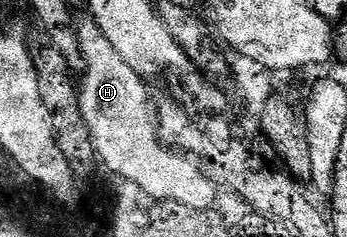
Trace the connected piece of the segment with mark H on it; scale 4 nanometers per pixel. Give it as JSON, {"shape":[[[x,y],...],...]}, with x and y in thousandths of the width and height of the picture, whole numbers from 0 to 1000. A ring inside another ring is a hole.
{"shape":[[[271,80],[228,84],[222,131],[228,143],[228,190],[239,232],[239,300],[222,367],[228,384],[228,430],[233,481],[242,485],[245,519],[265,570],[265,599],[274,616],[274,646],[282,658],[282,688],[303,700],[320,726],[334,726],[334,747],[369,759],[406,785],[447,852],[464,844],[507,844],[533,869],[559,878],[605,878],[622,852],[620,806],[625,781],[617,759],[597,747],[585,722],[576,679],[530,650],[516,633],[496,633],[458,582],[458,549],[447,519],[447,456],[435,405],[424,392],[427,342],[395,316],[383,278],[372,278],[326,211],[314,160],[291,143],[291,127],[274,101]]]}

